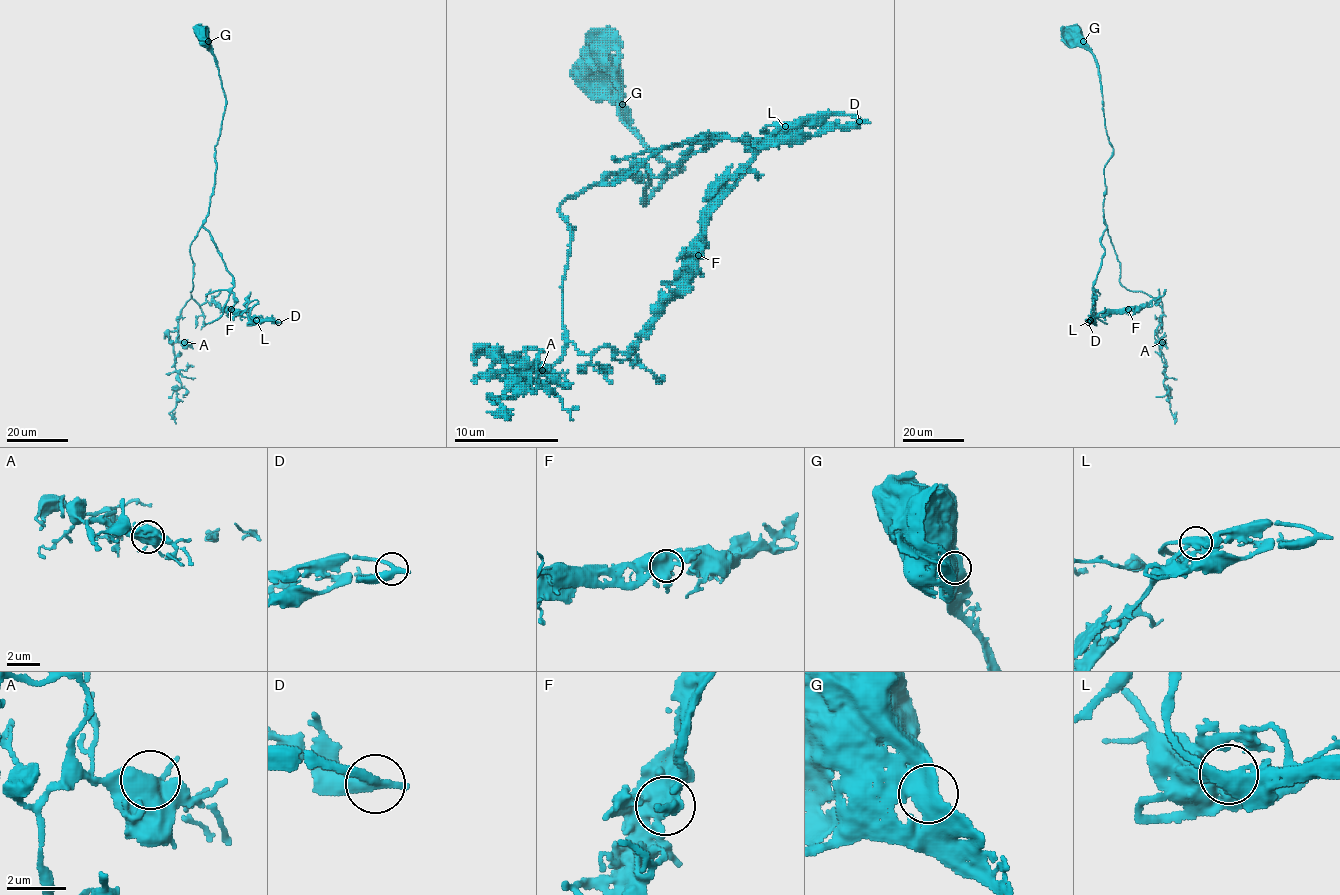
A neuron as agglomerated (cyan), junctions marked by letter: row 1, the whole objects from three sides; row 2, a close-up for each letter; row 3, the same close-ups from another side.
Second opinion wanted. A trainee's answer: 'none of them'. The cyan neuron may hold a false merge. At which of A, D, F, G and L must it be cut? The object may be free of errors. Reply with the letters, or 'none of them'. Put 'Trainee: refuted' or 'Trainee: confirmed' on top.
Trainee: confirmed
none of them

